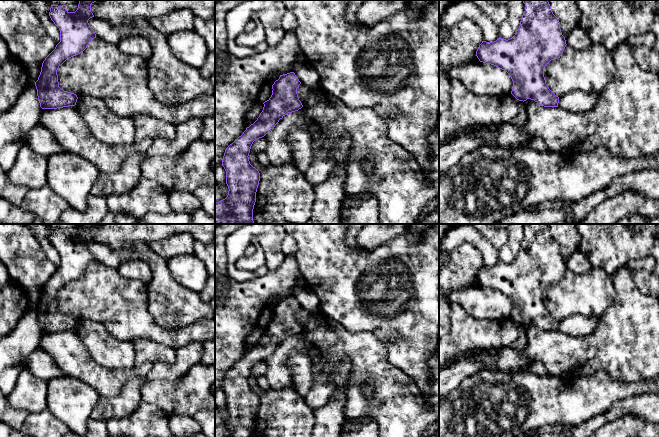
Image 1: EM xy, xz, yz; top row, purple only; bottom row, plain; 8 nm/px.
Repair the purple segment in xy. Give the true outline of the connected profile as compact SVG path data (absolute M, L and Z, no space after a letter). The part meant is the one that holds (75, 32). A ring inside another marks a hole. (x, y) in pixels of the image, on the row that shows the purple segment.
M79 0L75 12L51 5L49 16L60 30L60 42L45 58L41 72L35 82L37 96L42 109L57 109L75 106L77 95L59 87L57 70L69 58L82 53L89 42L96 38L88 20L94 17L91 4L97 0Z

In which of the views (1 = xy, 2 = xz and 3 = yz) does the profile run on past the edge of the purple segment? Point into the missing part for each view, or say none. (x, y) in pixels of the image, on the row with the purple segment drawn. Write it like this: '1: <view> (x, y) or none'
1: none
2: none
3: none

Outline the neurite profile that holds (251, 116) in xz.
M258 101L250 108L250 110L245 115L246 128L249 127L257 120L257 118L259 117L260 113L263 110L263 107L264 107L263 102Z

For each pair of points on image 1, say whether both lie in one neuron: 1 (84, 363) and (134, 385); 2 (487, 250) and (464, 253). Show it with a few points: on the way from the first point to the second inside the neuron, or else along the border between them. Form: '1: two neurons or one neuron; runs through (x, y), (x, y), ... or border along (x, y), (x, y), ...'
1: two neurons; border along (145, 377), (130, 378), (117, 395), (108, 397)
2: two neurons; border along (457, 246), (471, 243), (479, 251), (483, 264)

